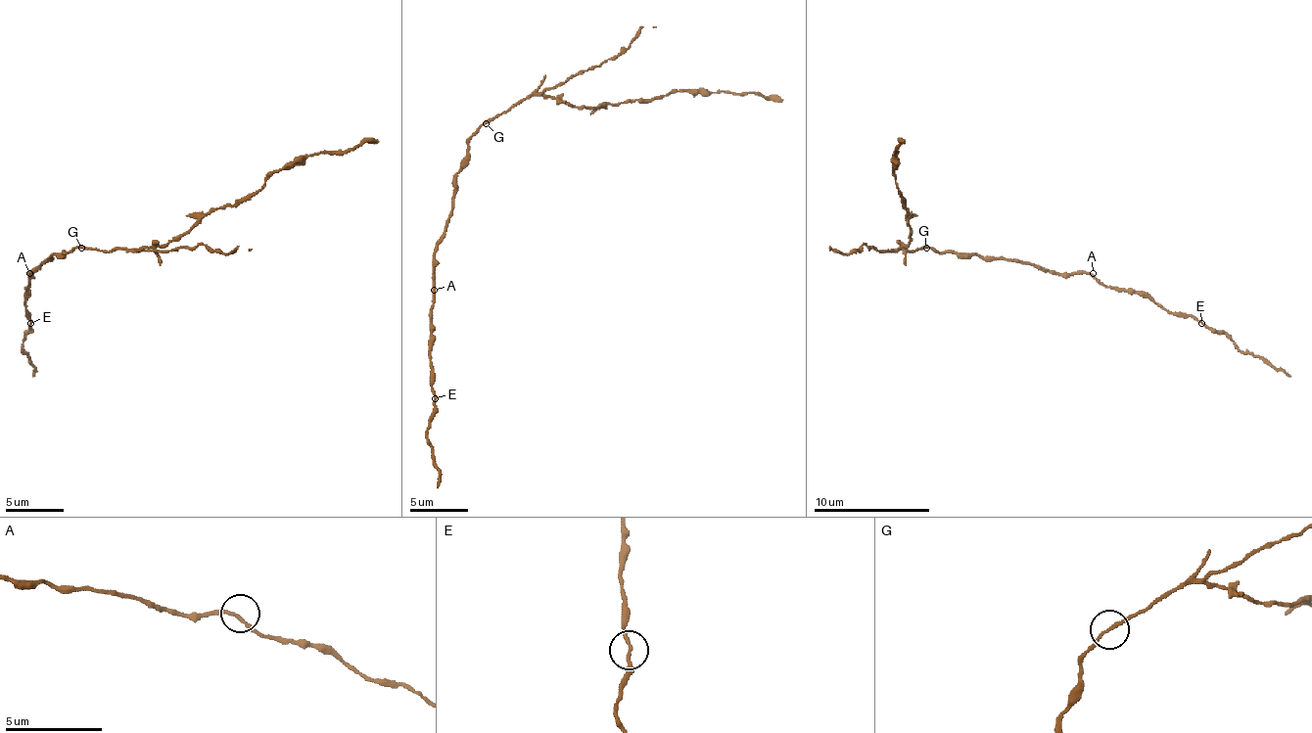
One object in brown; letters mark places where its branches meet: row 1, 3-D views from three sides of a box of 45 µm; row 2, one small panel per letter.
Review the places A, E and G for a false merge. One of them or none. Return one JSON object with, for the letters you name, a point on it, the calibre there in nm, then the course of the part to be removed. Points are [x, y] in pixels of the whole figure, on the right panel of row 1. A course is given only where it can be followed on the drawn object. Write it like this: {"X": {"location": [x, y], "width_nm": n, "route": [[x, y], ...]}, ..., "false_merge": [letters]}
{"G": {"location": [926, 248], "width_nm": 150, "route": [[926, 247], [897, 250], [909, 241], [906, 208], [895, 171], [895, 151], [903, 142]]}, "false_merge": ["G"]}

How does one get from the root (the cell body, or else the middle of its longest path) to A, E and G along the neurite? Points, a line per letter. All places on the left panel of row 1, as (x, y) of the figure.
A: (65, 252), (56, 252), (29, 273)
E: (65, 252), (56, 252), (29, 273), (26, 288), (29, 322)
G: (65, 252), (81, 247)

